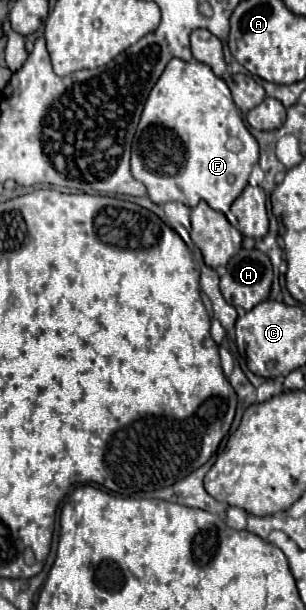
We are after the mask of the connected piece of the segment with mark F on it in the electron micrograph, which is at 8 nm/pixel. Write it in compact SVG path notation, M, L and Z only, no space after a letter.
M171 59L147 97L131 145L131 173L137 181L141 181L147 187L149 199L157 205L179 201L187 207L195 207L203 199L209 203L211 209L227 213L231 203L245 189L251 167L257 163L257 159L257 141L245 127L241 111L235 107L227 83L219 79L213 73L213 69L201 61Z

